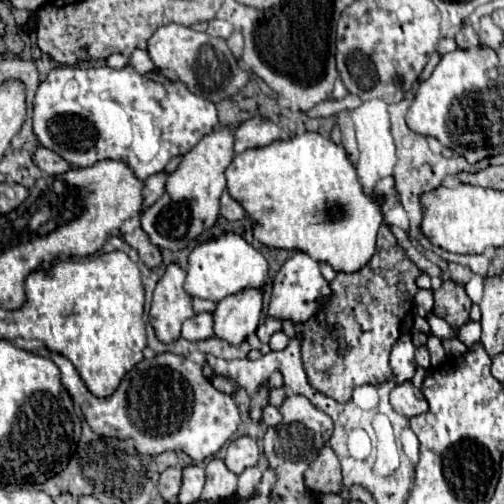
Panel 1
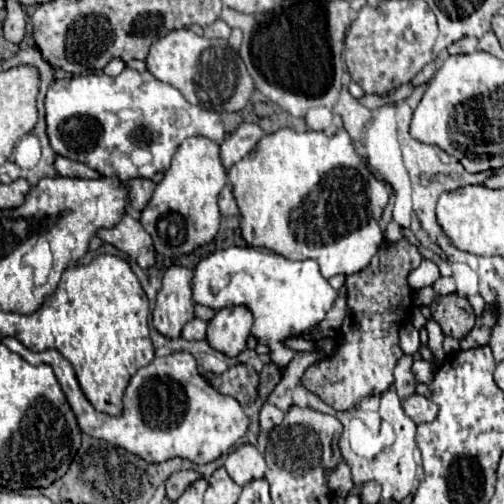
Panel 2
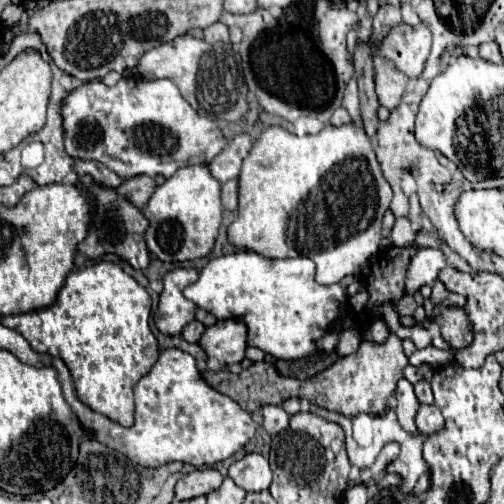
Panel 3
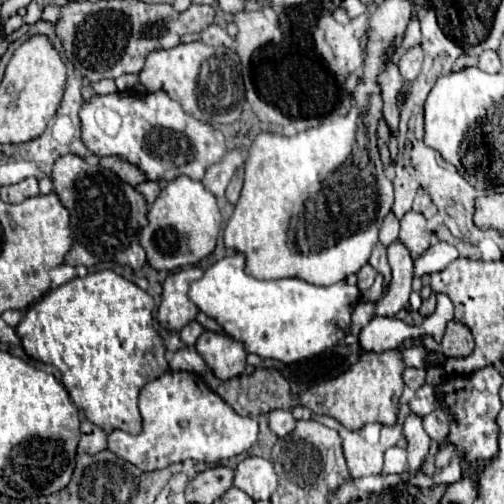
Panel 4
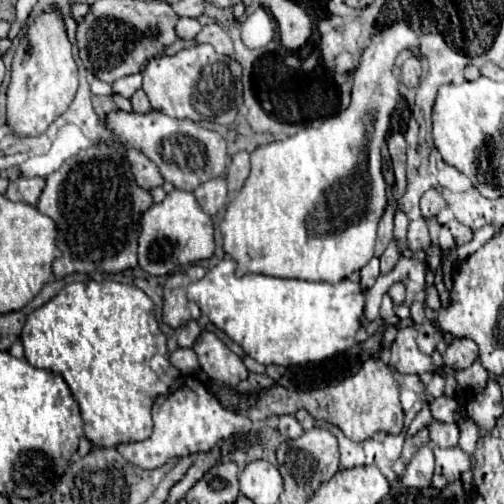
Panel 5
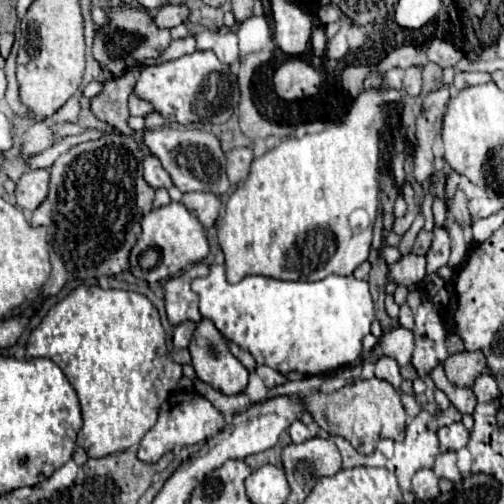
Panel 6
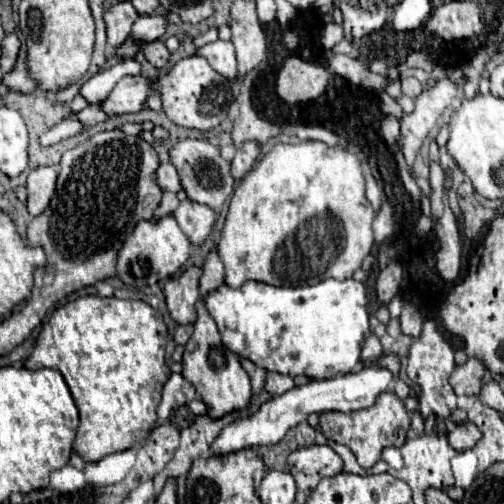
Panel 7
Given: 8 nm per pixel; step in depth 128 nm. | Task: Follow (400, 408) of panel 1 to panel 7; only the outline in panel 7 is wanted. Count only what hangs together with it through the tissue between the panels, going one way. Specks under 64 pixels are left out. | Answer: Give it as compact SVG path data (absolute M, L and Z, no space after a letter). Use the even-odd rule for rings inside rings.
M462 422L456 424L456 428L446 434L446 438L454 450L466 450L480 440L480 430L472 422Z

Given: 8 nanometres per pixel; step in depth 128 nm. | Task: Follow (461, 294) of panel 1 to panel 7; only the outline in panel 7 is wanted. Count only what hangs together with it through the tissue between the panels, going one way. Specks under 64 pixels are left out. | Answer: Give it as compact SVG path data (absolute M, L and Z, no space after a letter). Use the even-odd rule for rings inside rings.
M468 358L464 364L456 366L450 376L450 386L458 396L478 396L482 390L484 364L478 358Z

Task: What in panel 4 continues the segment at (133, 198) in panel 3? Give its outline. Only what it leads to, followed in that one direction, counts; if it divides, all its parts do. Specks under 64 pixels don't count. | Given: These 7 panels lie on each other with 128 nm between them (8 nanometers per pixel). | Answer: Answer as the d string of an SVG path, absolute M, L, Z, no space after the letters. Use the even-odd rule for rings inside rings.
M146 180L144 184L138 184L136 190L146 198L148 204L152 204L156 200L156 196L160 194L160 186L156 182L150 182L150 180Z

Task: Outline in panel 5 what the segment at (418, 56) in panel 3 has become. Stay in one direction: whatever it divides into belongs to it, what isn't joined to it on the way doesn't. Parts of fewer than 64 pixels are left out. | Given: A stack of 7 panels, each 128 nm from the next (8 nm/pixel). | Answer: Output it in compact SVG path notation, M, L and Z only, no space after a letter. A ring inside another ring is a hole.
M408 58L408 60L402 64L400 82L406 84L408 88L414 88L414 86L418 86L418 82L420 82L420 74L422 74L420 58Z

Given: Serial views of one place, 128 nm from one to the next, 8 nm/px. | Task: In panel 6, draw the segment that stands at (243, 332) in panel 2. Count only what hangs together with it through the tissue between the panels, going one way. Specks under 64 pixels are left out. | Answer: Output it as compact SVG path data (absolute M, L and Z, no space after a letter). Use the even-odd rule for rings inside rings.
M210 320L198 322L198 328L194 332L194 338L190 342L190 354L192 354L192 366L196 370L196 376L208 384L212 384L222 394L238 394L248 384L248 370L230 354L224 336L218 332L218 328Z

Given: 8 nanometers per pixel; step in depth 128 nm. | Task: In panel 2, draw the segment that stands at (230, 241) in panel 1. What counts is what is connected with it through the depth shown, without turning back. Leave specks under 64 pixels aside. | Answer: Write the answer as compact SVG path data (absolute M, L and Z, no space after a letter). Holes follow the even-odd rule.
M230 246L204 256L192 278L192 300L196 304L214 310L242 304L252 310L252 334L270 346L270 358L278 368L286 368L294 356L294 352L284 346L284 338L318 326L334 306L336 296L338 292L320 274L316 260L288 260L252 246Z

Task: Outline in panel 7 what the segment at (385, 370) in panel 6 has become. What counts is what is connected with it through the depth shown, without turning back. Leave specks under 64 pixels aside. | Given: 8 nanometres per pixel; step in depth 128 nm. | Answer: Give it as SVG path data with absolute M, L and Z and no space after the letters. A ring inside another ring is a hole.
M395 354L384 355L377 361L376 364L381 367L387 368L393 373L395 379L398 378L401 367L401 360L397 355Z

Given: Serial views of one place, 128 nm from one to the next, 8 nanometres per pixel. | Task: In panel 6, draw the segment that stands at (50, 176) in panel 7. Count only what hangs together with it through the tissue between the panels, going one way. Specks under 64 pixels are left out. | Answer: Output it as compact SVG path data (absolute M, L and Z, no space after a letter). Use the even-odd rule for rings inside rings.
M30 170L20 176L16 184L16 206L34 212L48 194L48 170Z

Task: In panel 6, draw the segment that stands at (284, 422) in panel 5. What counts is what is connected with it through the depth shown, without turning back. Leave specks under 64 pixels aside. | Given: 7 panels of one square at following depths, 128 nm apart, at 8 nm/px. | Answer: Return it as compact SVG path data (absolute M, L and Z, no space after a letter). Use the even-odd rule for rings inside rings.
M294 420L294 422L290 424L288 434L290 434L292 442L296 442L296 444L298 444L298 442L304 442L304 440L308 440L308 438L312 438L310 432L308 432L308 428L306 428L300 420Z

